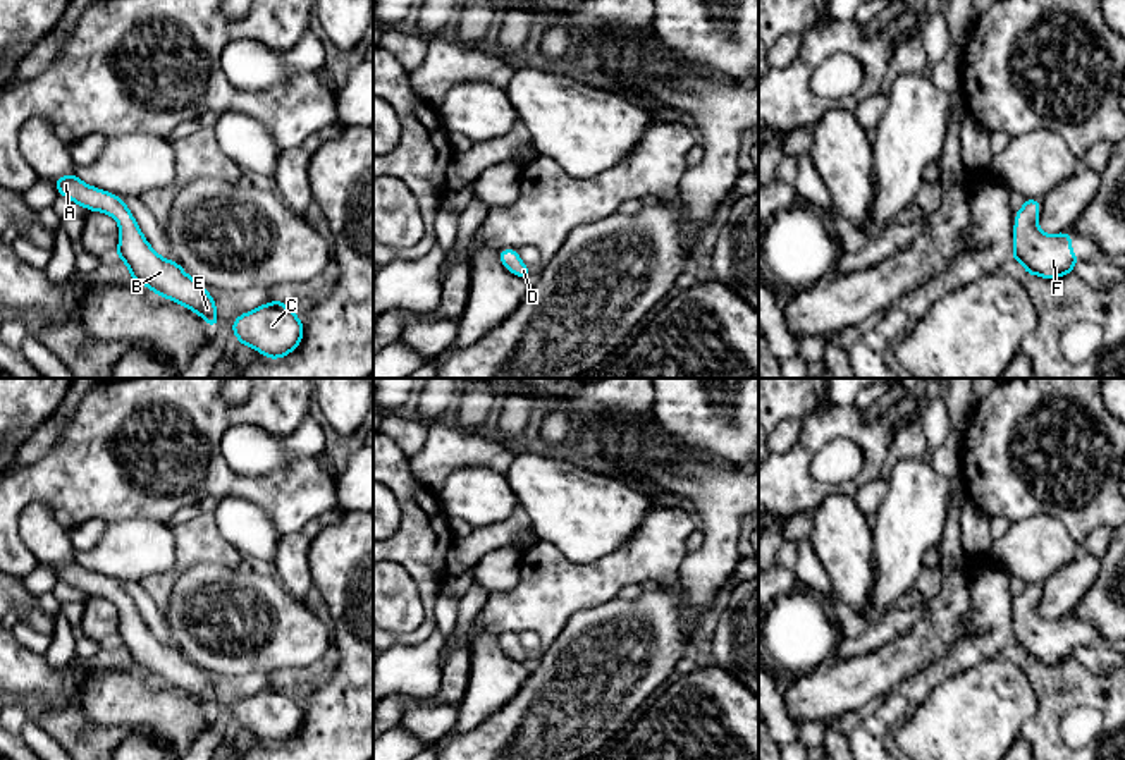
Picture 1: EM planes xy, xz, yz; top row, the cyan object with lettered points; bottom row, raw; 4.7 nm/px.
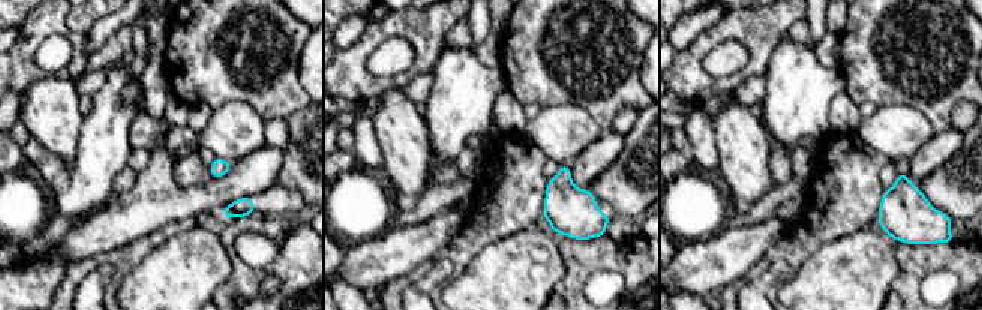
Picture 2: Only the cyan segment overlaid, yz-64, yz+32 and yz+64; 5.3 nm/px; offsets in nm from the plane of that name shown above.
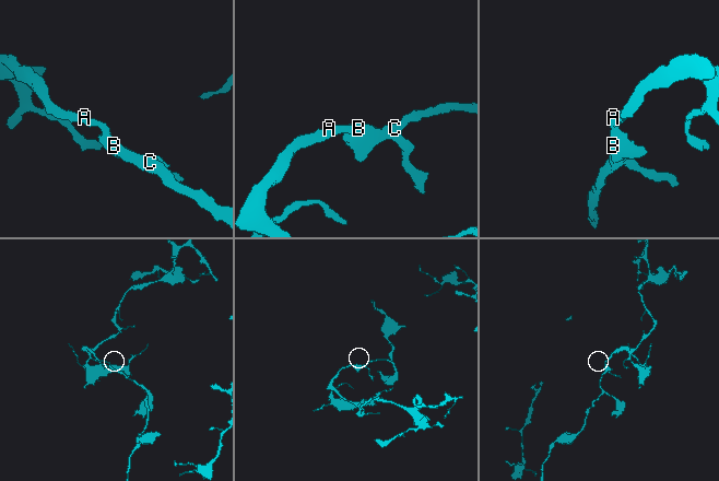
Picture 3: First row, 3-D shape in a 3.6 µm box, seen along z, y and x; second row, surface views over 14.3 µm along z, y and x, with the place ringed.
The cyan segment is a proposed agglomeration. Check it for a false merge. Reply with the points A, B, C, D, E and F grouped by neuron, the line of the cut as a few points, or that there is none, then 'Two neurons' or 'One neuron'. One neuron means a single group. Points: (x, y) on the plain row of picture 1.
Groups: A B C D E F. No split. One neuron

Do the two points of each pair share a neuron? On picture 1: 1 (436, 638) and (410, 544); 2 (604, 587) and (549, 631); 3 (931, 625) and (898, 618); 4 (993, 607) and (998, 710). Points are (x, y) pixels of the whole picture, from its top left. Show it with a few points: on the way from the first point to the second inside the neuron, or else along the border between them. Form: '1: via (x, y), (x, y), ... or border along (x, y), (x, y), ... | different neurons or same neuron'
1: border along (436, 628), (422, 642), (396, 645) | different neurons
2: via (589, 587), (556, 616) | same neuron
3: border along (926, 604), (926, 612), (917, 621), (885, 643) | different neurons
4: border along (1002, 654), (959, 674) | different neurons

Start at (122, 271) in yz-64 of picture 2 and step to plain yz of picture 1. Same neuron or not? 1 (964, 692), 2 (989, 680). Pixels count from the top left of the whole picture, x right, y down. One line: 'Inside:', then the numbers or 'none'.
Inside: none

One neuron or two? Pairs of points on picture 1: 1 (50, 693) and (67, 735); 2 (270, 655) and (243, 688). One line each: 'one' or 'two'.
1: two
2: two

